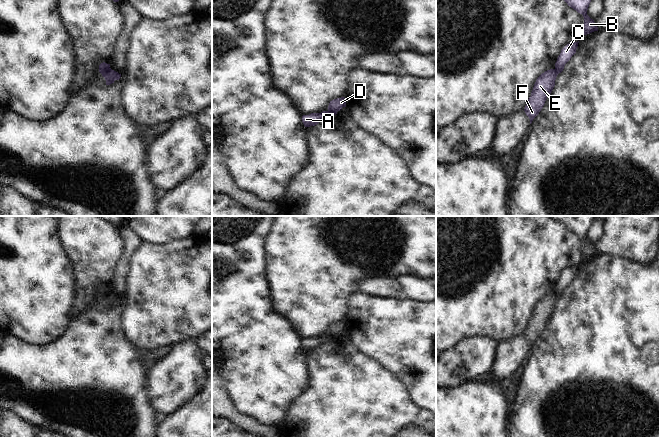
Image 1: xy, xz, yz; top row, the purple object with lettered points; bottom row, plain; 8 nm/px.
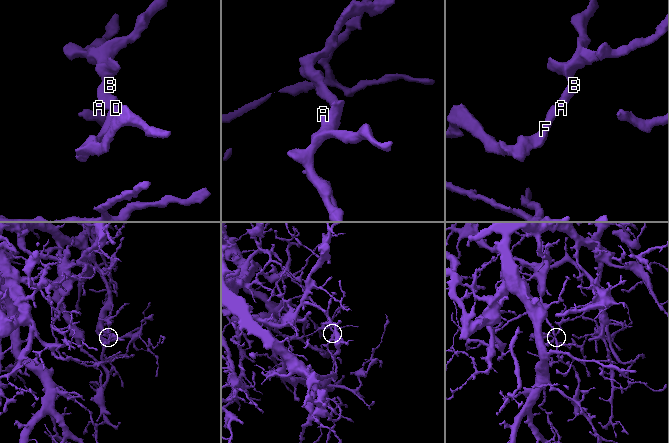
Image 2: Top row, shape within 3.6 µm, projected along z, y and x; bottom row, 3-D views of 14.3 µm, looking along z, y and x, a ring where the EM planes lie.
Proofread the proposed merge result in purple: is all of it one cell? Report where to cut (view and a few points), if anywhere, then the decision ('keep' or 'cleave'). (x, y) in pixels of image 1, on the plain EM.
cut xy (109, 290), (101, 297); cleave

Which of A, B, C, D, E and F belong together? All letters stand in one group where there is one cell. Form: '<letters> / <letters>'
A B C / D E F

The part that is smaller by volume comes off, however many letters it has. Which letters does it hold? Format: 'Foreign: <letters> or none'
Foreign: D, E, F

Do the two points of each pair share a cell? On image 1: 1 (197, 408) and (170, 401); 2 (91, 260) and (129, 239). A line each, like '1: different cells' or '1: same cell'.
1: different cells
2: different cells

